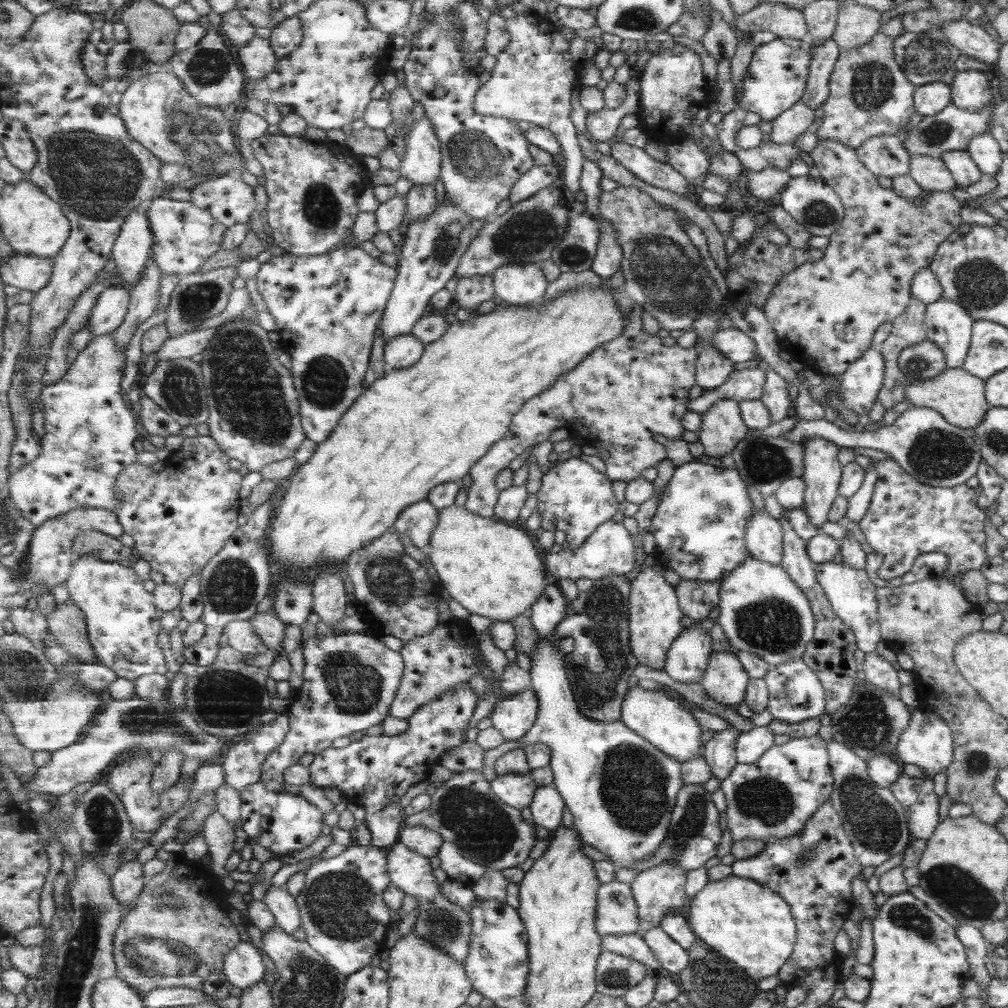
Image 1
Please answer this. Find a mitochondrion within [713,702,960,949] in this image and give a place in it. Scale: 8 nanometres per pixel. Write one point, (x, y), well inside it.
(875, 824)

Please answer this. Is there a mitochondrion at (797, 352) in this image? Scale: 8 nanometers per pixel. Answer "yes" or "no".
no

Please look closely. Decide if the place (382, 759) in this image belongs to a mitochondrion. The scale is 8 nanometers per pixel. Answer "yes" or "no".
no

